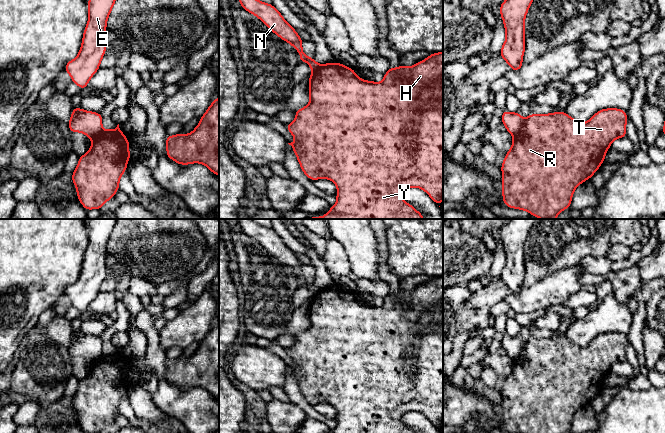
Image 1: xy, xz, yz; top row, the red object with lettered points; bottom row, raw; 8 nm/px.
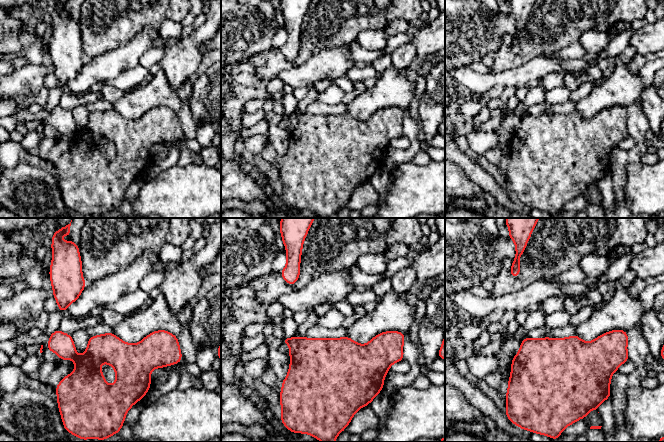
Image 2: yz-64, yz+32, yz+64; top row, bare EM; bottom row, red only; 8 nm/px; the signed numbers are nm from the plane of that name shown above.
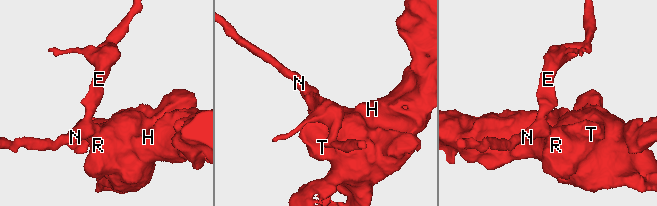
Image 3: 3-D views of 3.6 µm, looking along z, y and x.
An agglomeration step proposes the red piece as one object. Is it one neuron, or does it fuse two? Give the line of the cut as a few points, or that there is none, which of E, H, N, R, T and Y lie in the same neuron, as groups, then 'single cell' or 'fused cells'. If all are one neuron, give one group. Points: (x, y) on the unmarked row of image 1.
cut in yz along (523, 344), (520, 353), (513, 359); E N / H R T Y; fused cells

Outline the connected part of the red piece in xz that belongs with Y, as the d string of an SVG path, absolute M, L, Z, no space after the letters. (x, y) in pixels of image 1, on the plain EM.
M443 276L431 277L427 283L412 291L402 289L398 292L390 291L380 307L359 302L354 293L340 286L329 286L320 290L311 297L308 307L310 327L304 332L295 334L295 344L285 349L296 363L295 366L288 368L293 371L300 391L309 403L313 405L330 403L337 410L337 426L330 433L415 433L402 422L402 416L410 411L423 413L438 430L440 429L443 424Z

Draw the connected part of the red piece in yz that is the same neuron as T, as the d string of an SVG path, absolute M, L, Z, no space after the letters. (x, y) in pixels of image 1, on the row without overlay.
M608 332L601 333L596 338L594 338L590 344L585 347L581 347L572 341L570 341L566 336L554 336L550 338L530 338L525 344L523 344L519 356L514 359L512 366L512 371L504 381L504 385L501 389L502 394L502 418L503 418L503 428L509 432L514 433L568 433L572 425L572 420L574 414L582 406L591 403L592 399L599 393L602 386L605 384L605 377L611 370L613 364L618 362L626 361L626 347L627 347L627 337L622 333Z

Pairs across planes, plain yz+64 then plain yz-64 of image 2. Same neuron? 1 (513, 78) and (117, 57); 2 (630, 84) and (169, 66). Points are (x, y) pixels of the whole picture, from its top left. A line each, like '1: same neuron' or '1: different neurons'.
1: same neuron
2: different neurons

